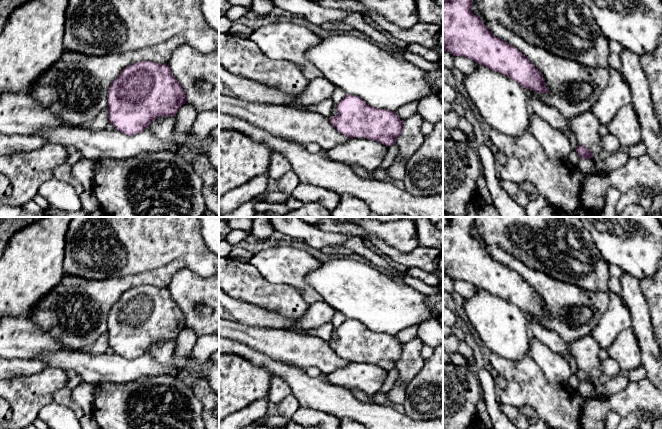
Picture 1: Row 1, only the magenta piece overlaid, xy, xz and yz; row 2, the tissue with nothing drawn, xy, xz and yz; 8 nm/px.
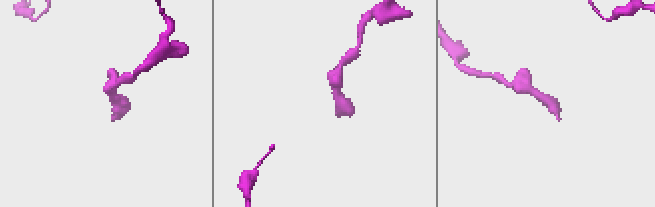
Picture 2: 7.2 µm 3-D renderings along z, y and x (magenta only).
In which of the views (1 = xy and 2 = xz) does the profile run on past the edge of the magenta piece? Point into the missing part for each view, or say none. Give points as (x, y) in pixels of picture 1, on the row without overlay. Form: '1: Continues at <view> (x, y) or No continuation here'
1: No continuation here
2: No continuation here

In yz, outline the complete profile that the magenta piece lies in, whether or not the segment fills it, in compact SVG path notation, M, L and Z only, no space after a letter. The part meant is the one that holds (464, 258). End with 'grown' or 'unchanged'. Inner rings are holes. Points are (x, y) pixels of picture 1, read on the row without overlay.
M448 217L448 224L443 225L443 274L453 280L471 282L496 296L518 306L525 314L547 317L544 302L518 273L495 261L486 249L471 235L471 227L476 217Z; unchanged

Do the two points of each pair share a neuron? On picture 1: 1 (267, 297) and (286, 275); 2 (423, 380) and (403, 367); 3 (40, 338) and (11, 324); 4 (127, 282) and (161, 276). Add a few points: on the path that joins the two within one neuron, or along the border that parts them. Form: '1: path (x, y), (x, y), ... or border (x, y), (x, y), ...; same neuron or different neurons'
1: border (259, 272), (267, 280), (287, 283), (301, 293); different neurons
2: border (425, 360), (422, 368), (405, 387); different neurons
3: path (33, 338), (25, 338), (18, 331); same neuron
4: path (135, 280), (153, 277); same neuron

